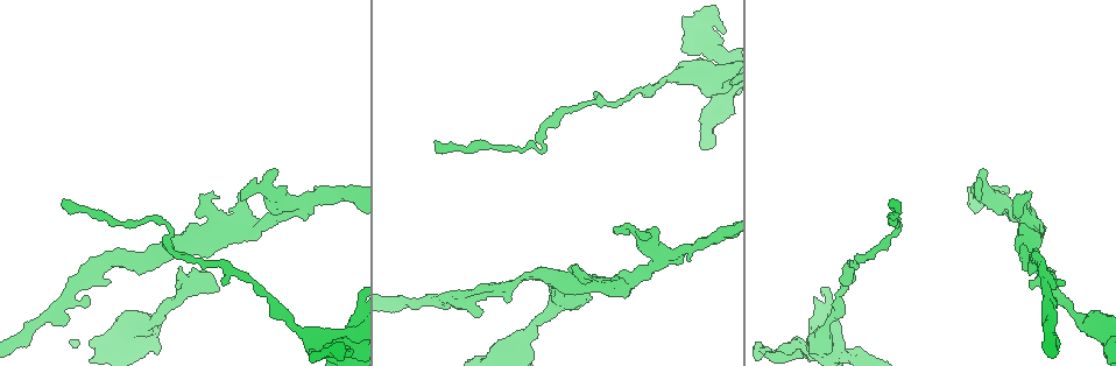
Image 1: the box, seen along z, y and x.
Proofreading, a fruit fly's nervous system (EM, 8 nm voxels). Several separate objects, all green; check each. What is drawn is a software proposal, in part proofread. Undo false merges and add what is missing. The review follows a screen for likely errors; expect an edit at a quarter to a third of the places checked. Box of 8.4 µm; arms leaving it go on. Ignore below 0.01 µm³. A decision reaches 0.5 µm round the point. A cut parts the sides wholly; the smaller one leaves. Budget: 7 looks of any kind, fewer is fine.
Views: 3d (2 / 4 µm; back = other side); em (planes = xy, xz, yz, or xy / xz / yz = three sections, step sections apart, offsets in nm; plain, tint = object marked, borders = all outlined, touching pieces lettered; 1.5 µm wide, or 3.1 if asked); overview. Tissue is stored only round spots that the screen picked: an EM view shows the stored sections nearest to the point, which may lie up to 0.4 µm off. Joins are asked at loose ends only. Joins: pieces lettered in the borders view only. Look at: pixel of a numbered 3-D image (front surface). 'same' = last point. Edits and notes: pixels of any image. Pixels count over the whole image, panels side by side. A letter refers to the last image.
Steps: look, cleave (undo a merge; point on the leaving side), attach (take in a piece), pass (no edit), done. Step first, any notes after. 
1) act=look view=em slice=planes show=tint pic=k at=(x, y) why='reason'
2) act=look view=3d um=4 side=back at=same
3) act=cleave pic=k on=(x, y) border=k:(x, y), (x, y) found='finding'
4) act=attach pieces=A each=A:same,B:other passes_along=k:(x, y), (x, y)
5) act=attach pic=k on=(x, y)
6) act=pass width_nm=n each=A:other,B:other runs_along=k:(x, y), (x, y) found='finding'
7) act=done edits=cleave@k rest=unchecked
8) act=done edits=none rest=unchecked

act=look view=em slice=xz step=4 show=tint pic=1 at=(246, 222) why='thick turns thin'

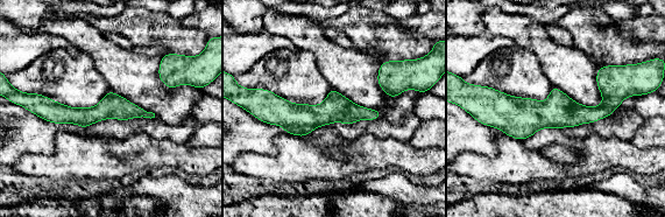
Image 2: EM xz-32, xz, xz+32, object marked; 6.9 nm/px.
act=look view=em slice=planes show=borders at=same

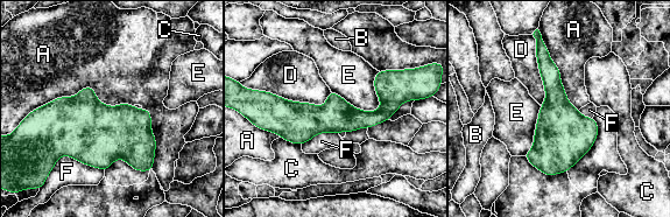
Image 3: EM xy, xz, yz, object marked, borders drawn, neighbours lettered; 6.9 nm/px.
act=pass each=A:other,B:other,C:other,D:other,E:other,F:other runs_along=3:(403, 95), (372, 118), (266, 106) found='one cell here'

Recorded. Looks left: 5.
act=look view=3d um=4 pic=1 at=(178, 286) why='free end'

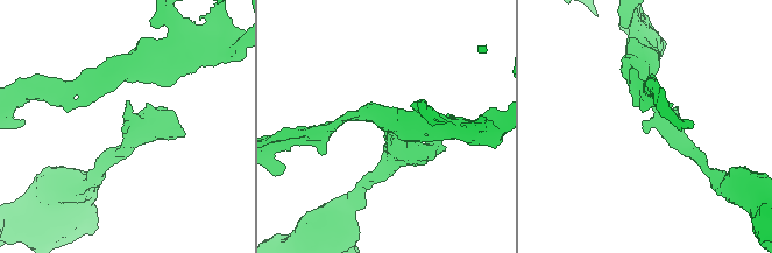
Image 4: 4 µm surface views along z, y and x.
act=look view=em um=3.1 slice=planes show=tint pic=4 at=(123, 130)

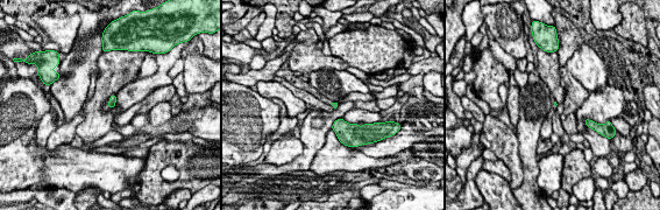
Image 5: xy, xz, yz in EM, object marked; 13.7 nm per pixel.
act=look view=em um=3.1 slice=planes show=borders at=same why='what lies round it'

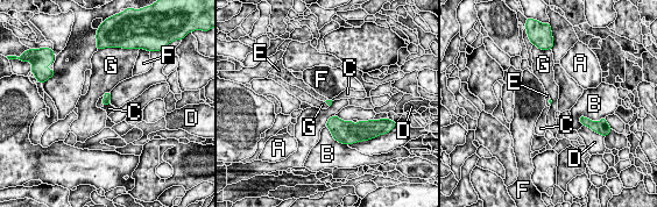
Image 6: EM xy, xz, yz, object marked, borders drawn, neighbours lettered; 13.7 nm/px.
act=attach pieces=E each=A:other,B:other,C:other,D:other,E:same,F:other,G:other found='the cell continues'

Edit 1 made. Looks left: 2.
act=done edits=attach@6 rest=unchecked

